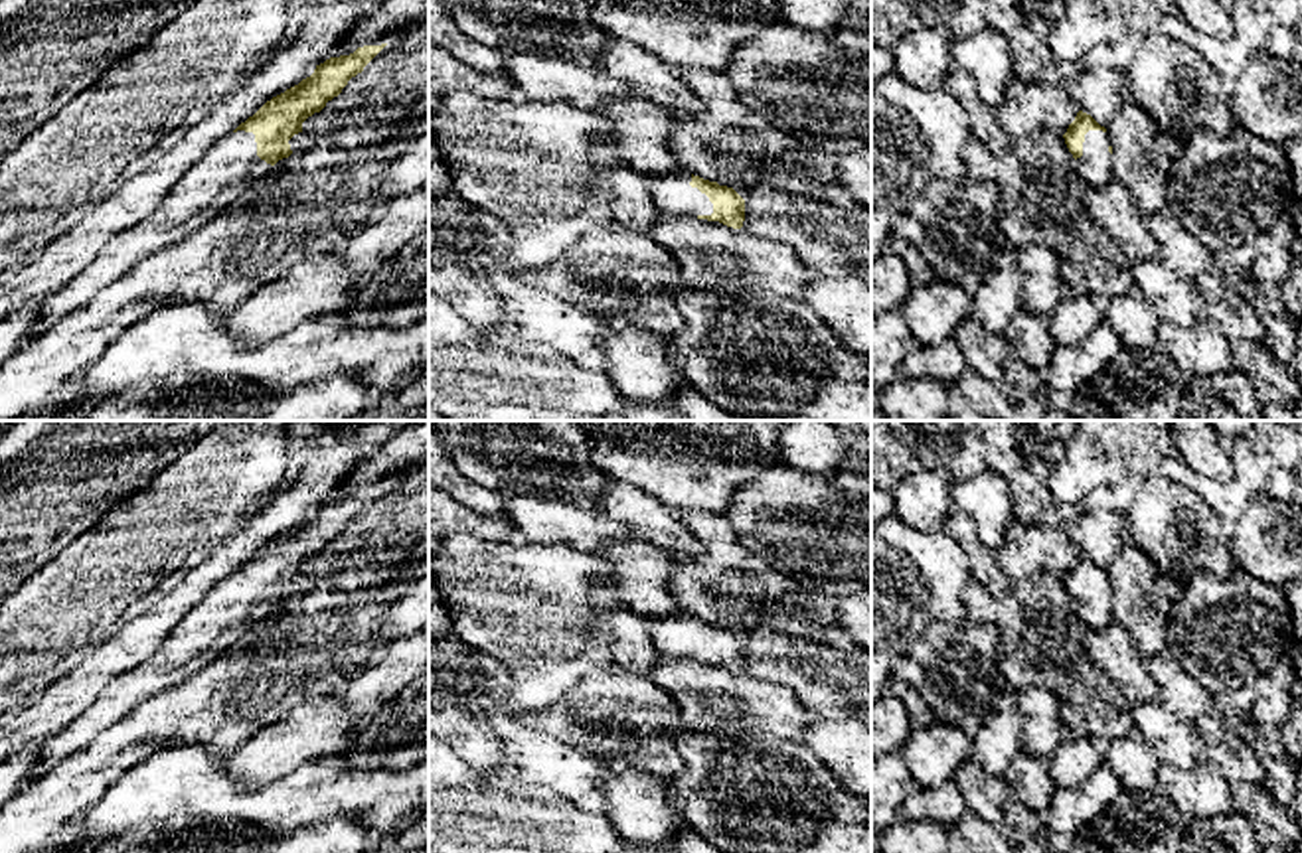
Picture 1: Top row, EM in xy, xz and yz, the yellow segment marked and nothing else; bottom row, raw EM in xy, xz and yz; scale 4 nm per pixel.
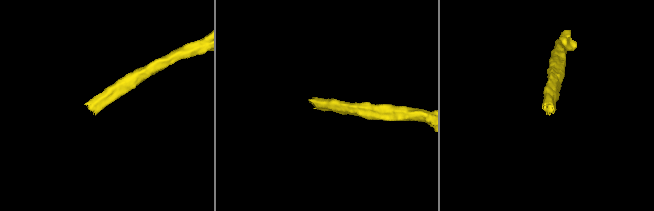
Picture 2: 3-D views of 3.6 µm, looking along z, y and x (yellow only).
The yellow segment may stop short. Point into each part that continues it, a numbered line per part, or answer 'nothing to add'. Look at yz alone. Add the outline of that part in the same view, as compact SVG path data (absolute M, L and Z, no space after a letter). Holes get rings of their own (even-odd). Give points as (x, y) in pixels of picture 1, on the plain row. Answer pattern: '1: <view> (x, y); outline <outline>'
1: yz (1095, 609); outline M1089 573L1083 584L1083 598L1075 602L1075 610L1087 628L1102 630L1112 620L1112 598L1108 581L1102 573Z

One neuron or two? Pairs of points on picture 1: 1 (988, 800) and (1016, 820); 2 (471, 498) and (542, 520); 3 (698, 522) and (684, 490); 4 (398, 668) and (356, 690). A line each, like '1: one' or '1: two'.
1: two
2: two
3: two
4: one

